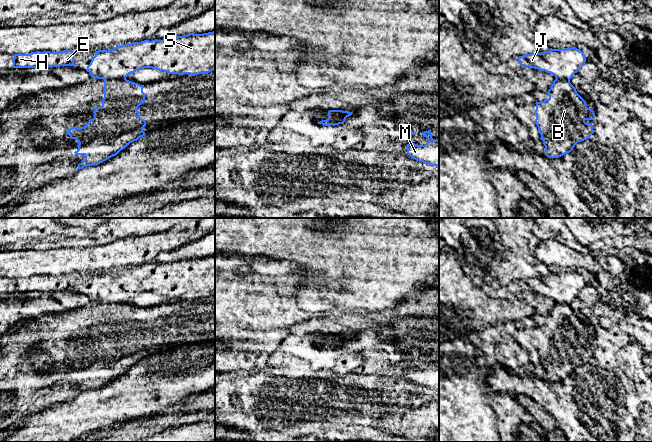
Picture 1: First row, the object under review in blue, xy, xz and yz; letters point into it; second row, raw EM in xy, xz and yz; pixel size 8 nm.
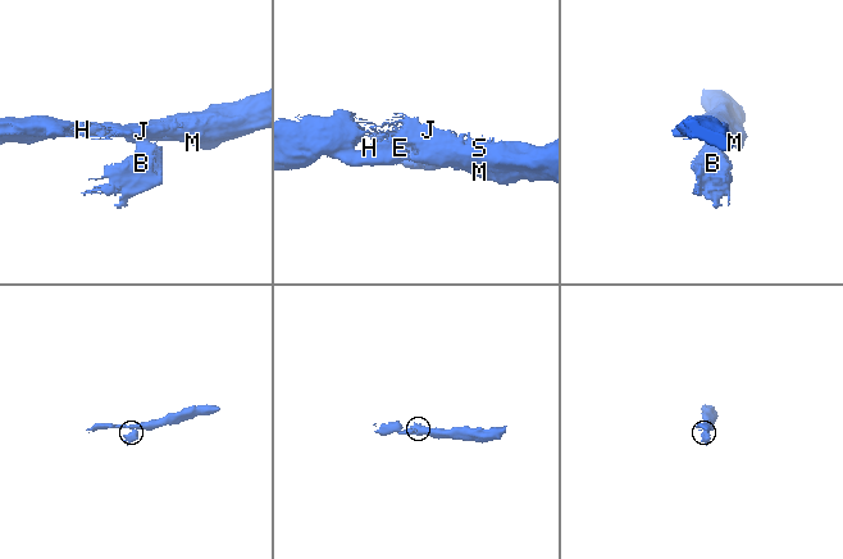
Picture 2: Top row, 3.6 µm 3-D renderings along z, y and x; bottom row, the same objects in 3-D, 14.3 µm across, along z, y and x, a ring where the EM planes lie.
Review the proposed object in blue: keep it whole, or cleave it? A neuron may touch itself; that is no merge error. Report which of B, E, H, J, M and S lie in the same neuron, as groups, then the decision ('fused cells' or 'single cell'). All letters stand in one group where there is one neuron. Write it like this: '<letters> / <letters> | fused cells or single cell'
B / E H J M S | fused cells

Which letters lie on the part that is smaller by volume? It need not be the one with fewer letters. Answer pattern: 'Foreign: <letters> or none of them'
Foreign: B

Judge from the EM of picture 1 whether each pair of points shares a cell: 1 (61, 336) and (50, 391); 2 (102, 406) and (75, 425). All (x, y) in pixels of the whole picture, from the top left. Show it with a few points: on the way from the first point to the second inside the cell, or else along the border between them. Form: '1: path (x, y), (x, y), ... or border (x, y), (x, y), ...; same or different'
1: path (61, 350), (55, 358), (52, 377); same
2: path (95, 413), (82, 425); same

